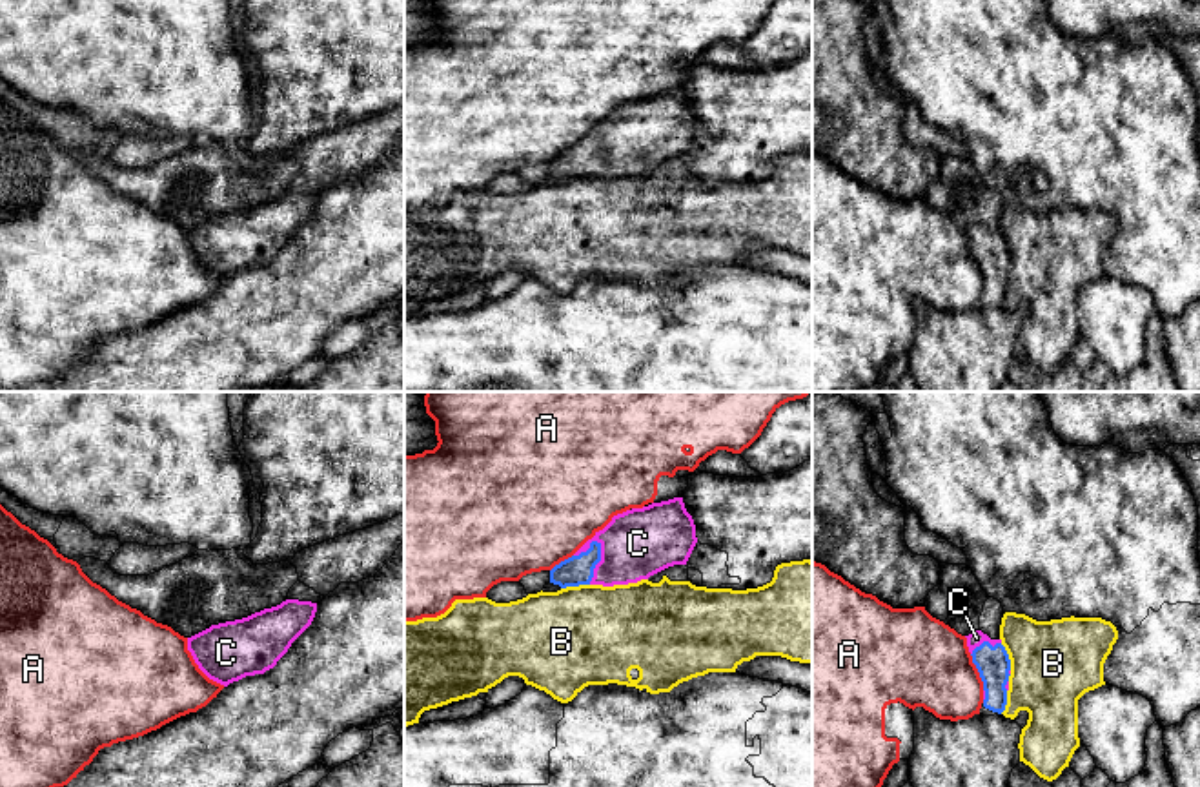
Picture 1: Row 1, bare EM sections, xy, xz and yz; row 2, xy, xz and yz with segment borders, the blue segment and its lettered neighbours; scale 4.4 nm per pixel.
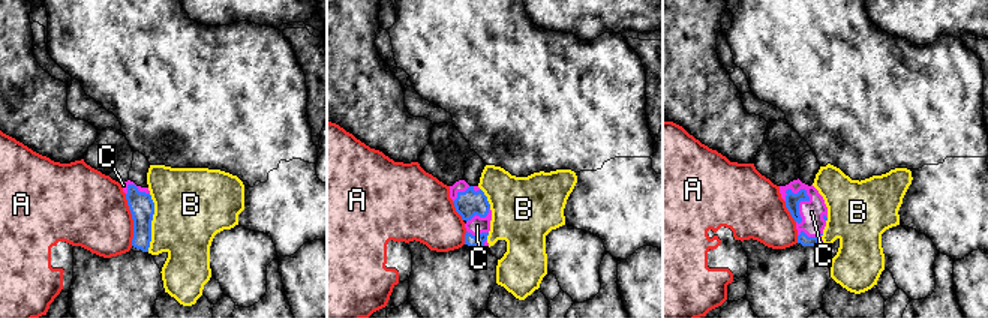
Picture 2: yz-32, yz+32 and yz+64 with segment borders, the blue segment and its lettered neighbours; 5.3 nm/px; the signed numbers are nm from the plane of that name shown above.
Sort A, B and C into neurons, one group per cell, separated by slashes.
A / B / C

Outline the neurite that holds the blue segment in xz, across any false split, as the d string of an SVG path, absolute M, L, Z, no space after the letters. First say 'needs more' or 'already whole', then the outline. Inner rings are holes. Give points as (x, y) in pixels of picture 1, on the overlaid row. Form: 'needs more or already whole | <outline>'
needs more | M683 497L632 508L612 517L612 521L588 539L572 557L550 570L550 583L566 587L579 585L628 585L674 567L686 565L697 543L696 525L686 512Z

